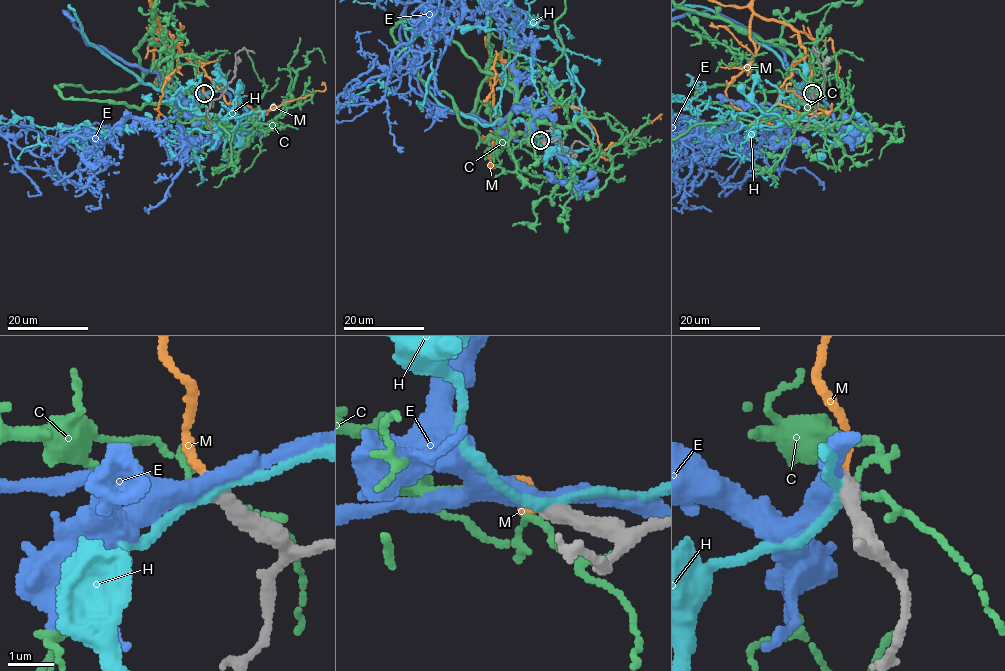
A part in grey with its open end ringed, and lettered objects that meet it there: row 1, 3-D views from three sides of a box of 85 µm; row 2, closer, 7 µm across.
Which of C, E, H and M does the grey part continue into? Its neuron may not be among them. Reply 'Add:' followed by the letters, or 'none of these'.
Add: M

